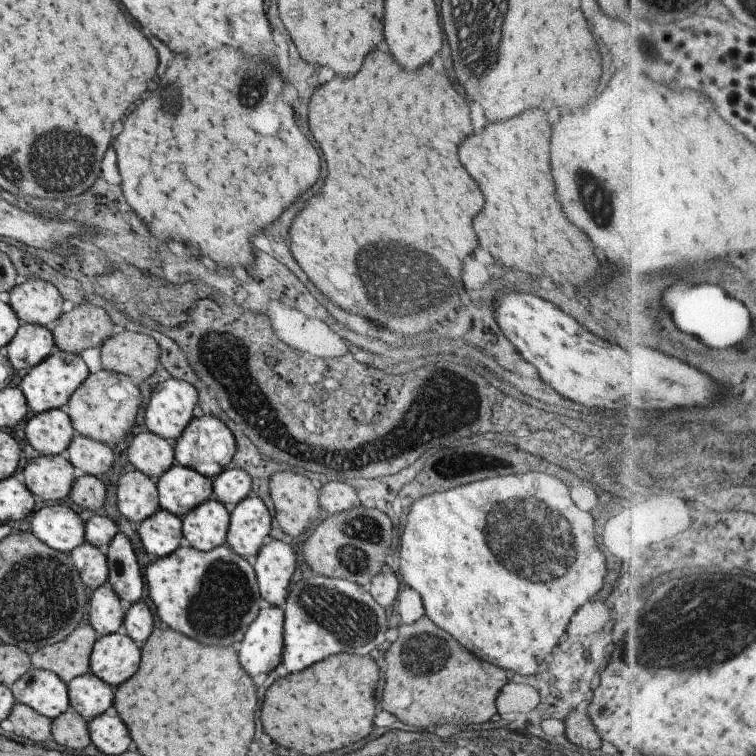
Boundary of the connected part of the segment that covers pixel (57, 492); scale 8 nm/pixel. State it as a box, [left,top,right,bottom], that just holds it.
[19,454,76,502]

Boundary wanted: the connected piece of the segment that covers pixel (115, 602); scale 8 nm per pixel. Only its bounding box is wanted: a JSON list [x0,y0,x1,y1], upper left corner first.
[88,581,125,637]

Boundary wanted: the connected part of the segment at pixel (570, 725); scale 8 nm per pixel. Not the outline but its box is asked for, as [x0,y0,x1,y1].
[564,710,605,752]

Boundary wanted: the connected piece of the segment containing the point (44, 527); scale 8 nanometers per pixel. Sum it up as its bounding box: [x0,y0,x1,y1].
[32,506,85,553]

